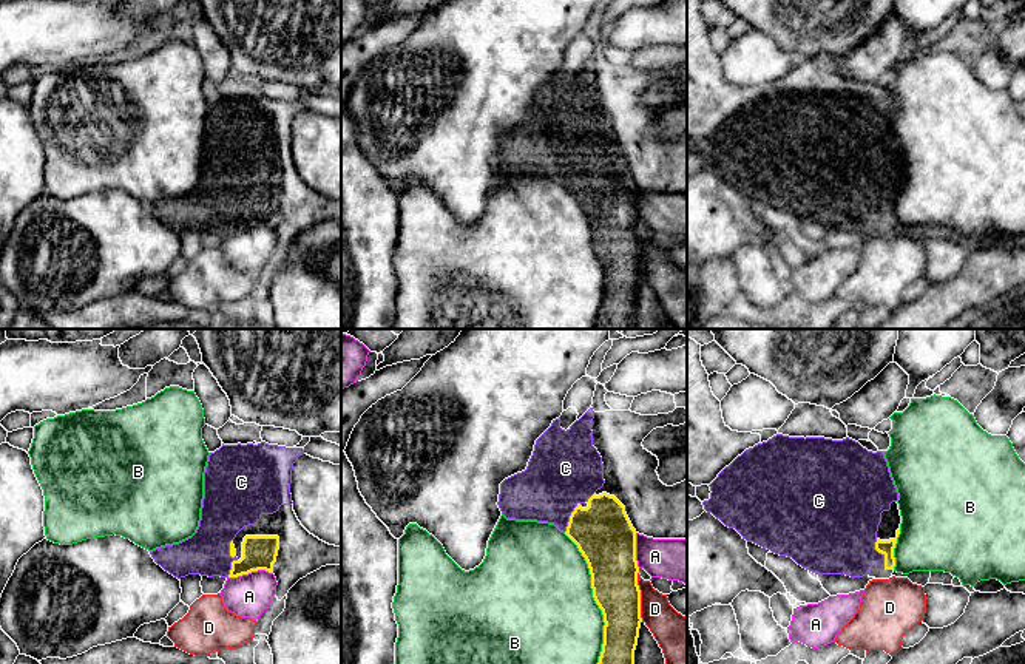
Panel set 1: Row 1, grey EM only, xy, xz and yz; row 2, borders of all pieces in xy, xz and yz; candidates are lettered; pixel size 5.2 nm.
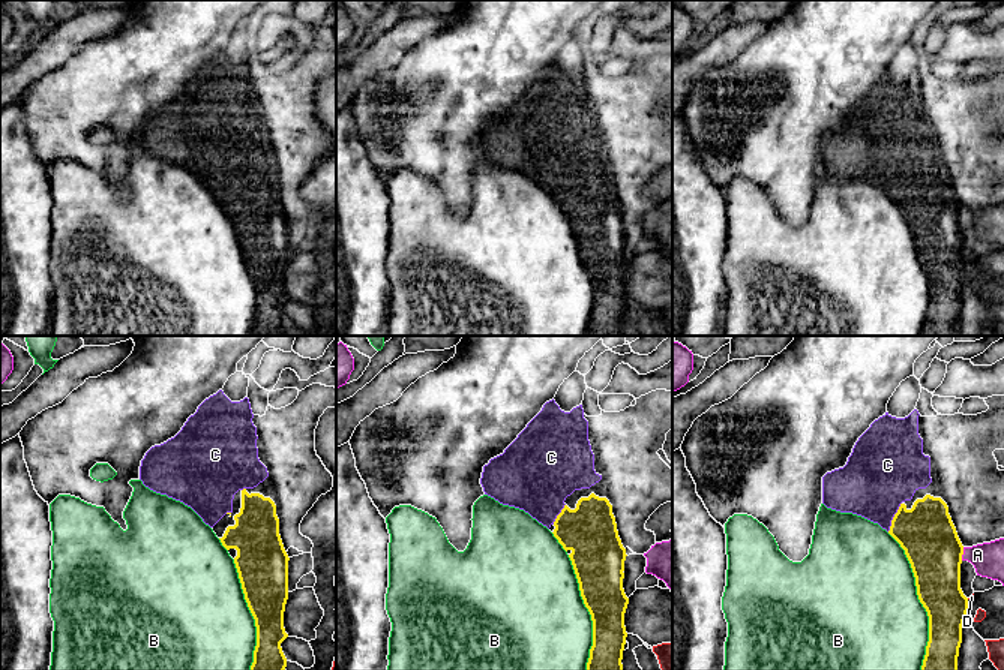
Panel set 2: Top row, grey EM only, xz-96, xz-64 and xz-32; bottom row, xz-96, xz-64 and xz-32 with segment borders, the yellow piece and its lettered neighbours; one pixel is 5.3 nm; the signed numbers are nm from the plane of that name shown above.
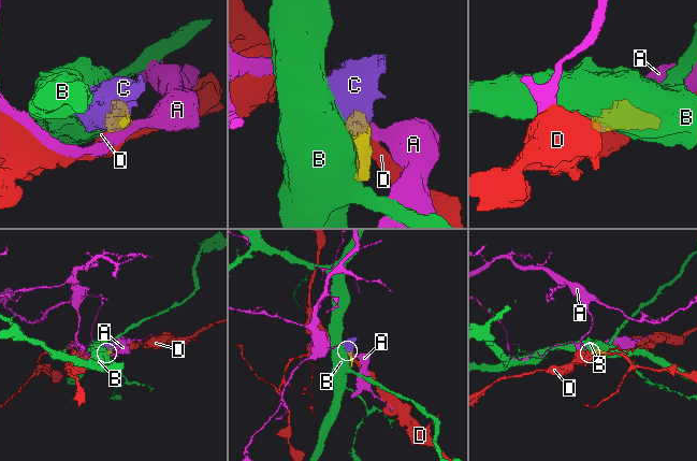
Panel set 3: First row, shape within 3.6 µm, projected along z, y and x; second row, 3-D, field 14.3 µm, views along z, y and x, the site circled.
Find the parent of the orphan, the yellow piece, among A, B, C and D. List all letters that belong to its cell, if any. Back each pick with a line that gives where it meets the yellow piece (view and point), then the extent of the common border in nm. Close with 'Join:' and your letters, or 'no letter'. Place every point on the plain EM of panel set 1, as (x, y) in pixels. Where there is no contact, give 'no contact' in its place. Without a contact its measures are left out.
C: xy (232, 210) | 200 nm
Join: C

